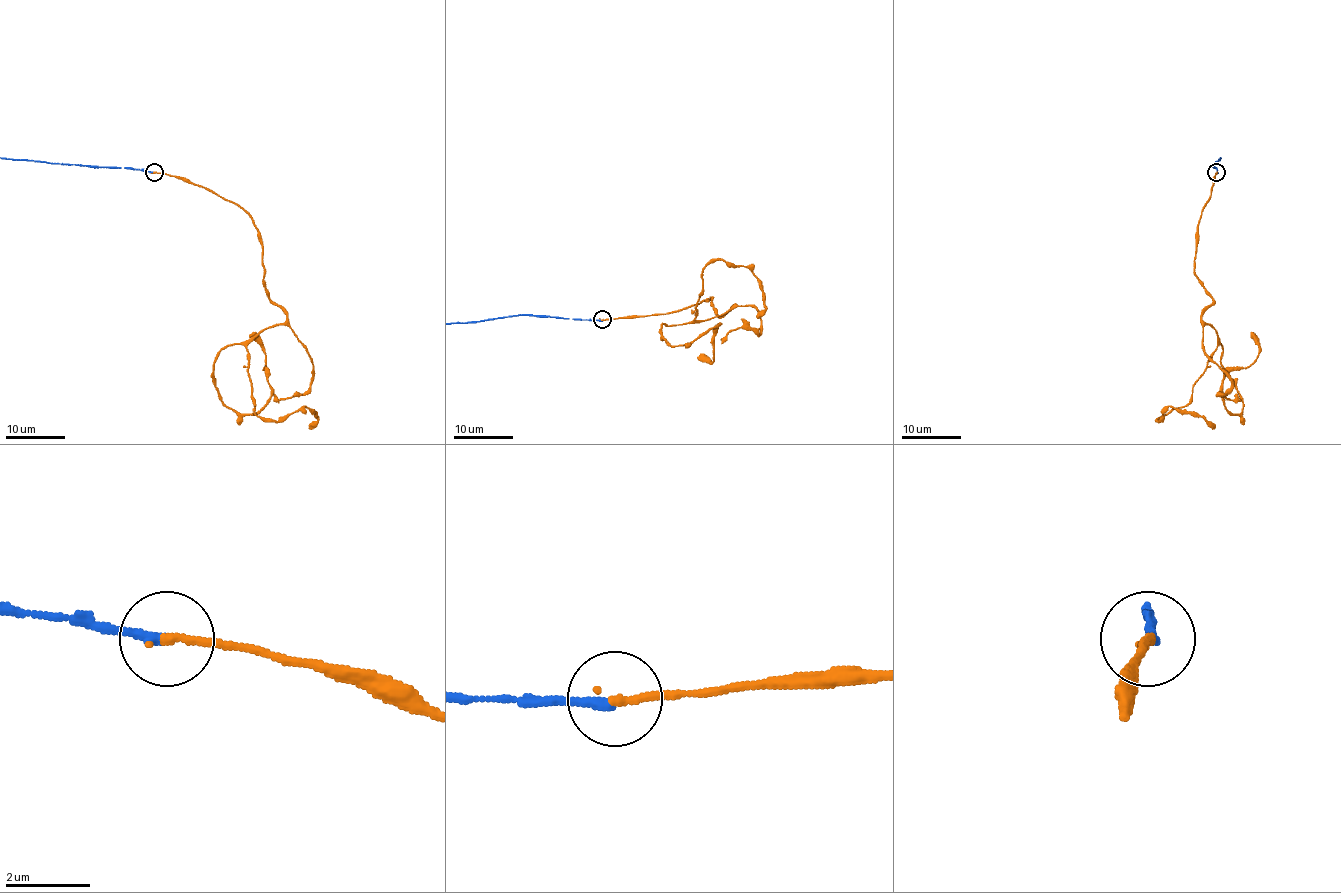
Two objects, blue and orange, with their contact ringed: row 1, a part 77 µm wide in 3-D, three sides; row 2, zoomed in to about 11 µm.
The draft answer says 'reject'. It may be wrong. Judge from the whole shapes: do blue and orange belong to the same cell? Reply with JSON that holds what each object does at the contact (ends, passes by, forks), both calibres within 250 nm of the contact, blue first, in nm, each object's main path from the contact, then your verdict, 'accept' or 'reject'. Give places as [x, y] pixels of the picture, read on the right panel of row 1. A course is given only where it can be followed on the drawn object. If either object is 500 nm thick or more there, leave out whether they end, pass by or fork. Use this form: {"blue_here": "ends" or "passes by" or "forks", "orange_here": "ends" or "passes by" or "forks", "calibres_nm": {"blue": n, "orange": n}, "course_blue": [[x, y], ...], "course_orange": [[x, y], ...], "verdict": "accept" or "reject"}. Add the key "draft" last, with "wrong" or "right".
{"blue_here": "ends", "orange_here": "ends", "calibres_nm": {"blue": 240, "orange": 200}, "course_orange": [[1216, 172], [1194, 274], [1243, 406], [1232, 414], [1223, 378], [1258, 355], [1250, 332]], "verdict": "accept", "draft": "wrong"}

